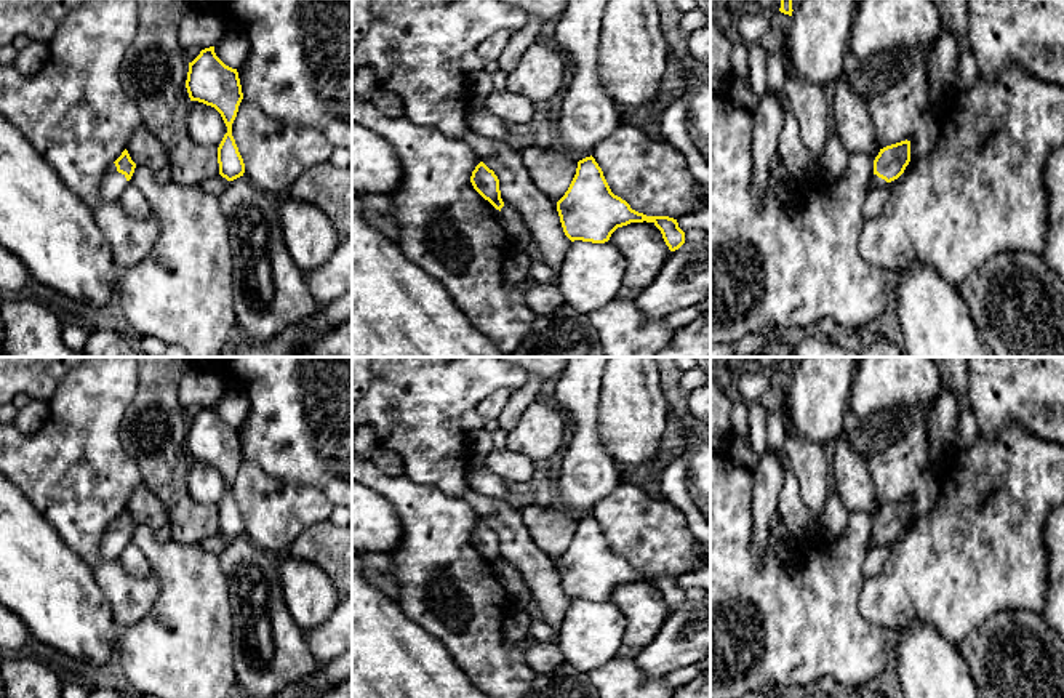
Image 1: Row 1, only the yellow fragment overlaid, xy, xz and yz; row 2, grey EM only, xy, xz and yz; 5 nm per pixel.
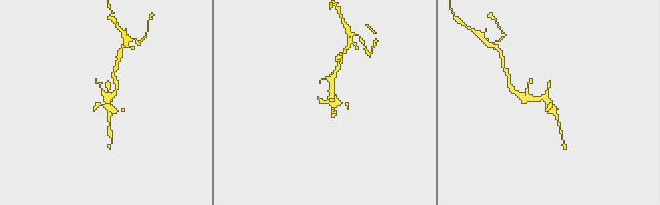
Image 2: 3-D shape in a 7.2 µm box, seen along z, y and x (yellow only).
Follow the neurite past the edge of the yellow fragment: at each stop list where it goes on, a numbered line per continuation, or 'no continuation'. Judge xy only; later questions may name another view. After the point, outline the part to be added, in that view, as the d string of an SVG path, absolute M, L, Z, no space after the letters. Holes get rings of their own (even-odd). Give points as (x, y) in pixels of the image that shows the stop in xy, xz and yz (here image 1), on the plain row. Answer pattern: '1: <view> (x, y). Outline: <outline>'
1: xy (112, 541). Outline: M112 522L101 538L101 557L104 560L118 559L126 543L125 533L117 530L115 522Z

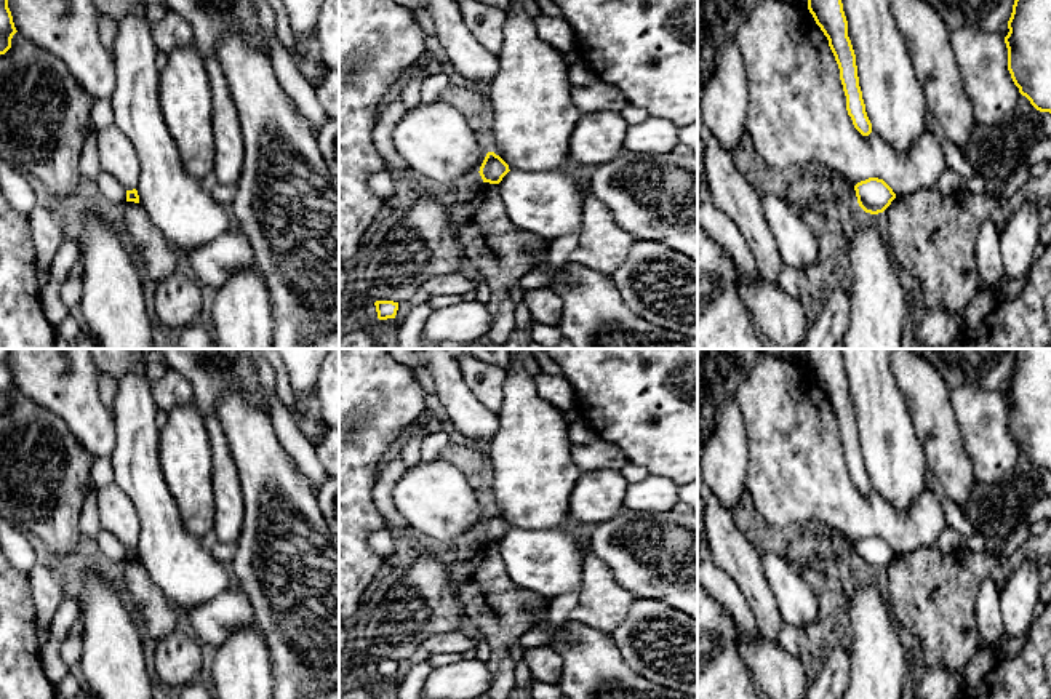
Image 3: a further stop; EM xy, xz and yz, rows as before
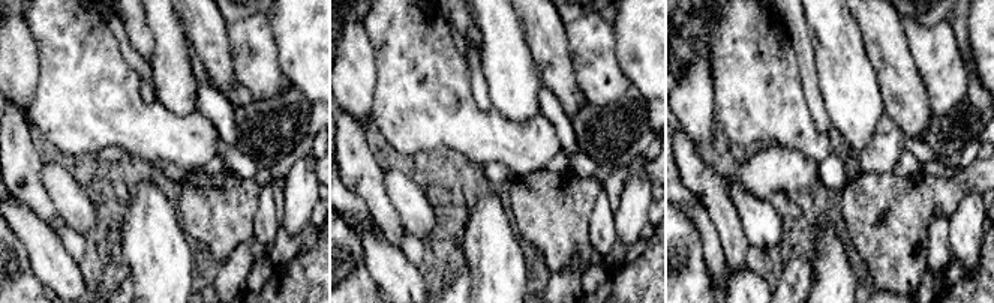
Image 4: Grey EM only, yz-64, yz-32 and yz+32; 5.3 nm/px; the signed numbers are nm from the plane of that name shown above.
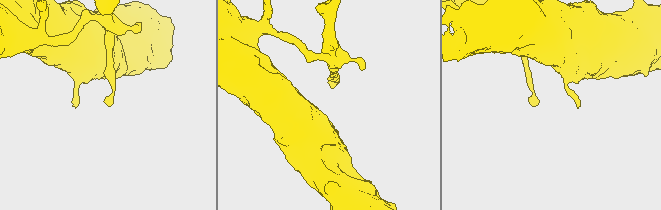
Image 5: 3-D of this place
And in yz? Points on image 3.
no continuation

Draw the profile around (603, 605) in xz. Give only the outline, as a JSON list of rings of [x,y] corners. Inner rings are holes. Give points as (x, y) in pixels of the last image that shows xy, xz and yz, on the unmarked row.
[[[589,552],[584,555],[579,605],[568,619],[609,635],[625,621],[633,600],[635,597],[616,582],[609,568]]]

